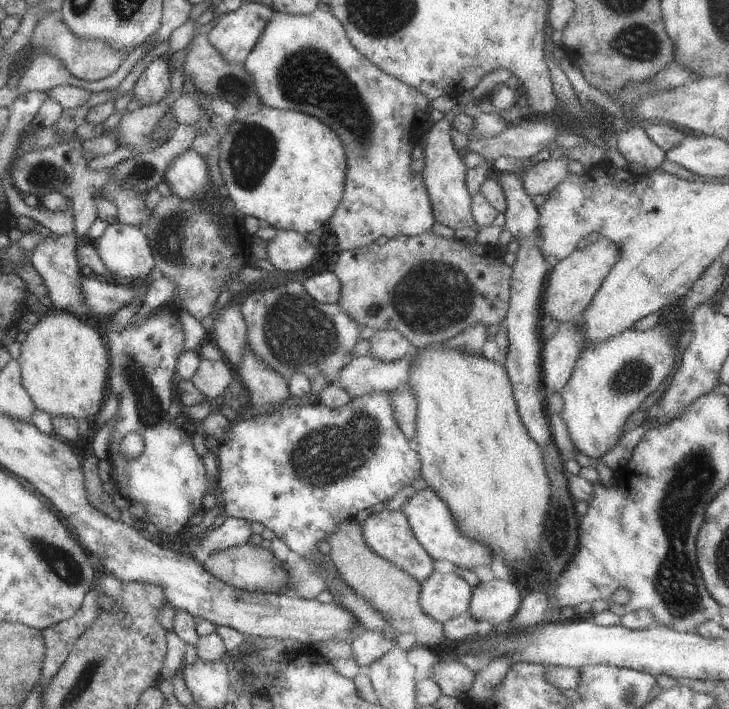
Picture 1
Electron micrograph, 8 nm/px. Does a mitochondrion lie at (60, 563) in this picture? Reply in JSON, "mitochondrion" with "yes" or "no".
{"mitochondrion":"yes"}

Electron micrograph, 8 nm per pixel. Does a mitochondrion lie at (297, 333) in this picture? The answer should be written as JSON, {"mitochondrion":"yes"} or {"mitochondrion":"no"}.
{"mitochondrion":"yes"}

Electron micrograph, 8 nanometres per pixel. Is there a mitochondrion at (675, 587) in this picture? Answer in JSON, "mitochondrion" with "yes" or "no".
{"mitochondrion":"yes"}

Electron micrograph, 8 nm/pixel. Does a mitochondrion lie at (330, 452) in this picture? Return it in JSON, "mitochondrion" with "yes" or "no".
{"mitochondrion":"yes"}

